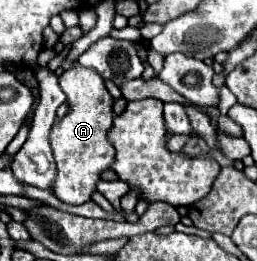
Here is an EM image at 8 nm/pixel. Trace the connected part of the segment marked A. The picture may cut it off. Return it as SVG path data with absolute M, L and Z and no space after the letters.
M78 62L72 64L60 76L60 88L68 96L70 112L56 120L50 132L50 144L54 150L54 160L58 164L58 174L54 182L54 196L66 204L84 204L90 200L100 180L100 172L110 168L114 162L114 148L108 142L108 130L114 118L112 96L108 94L102 76L90 68L82 68Z

